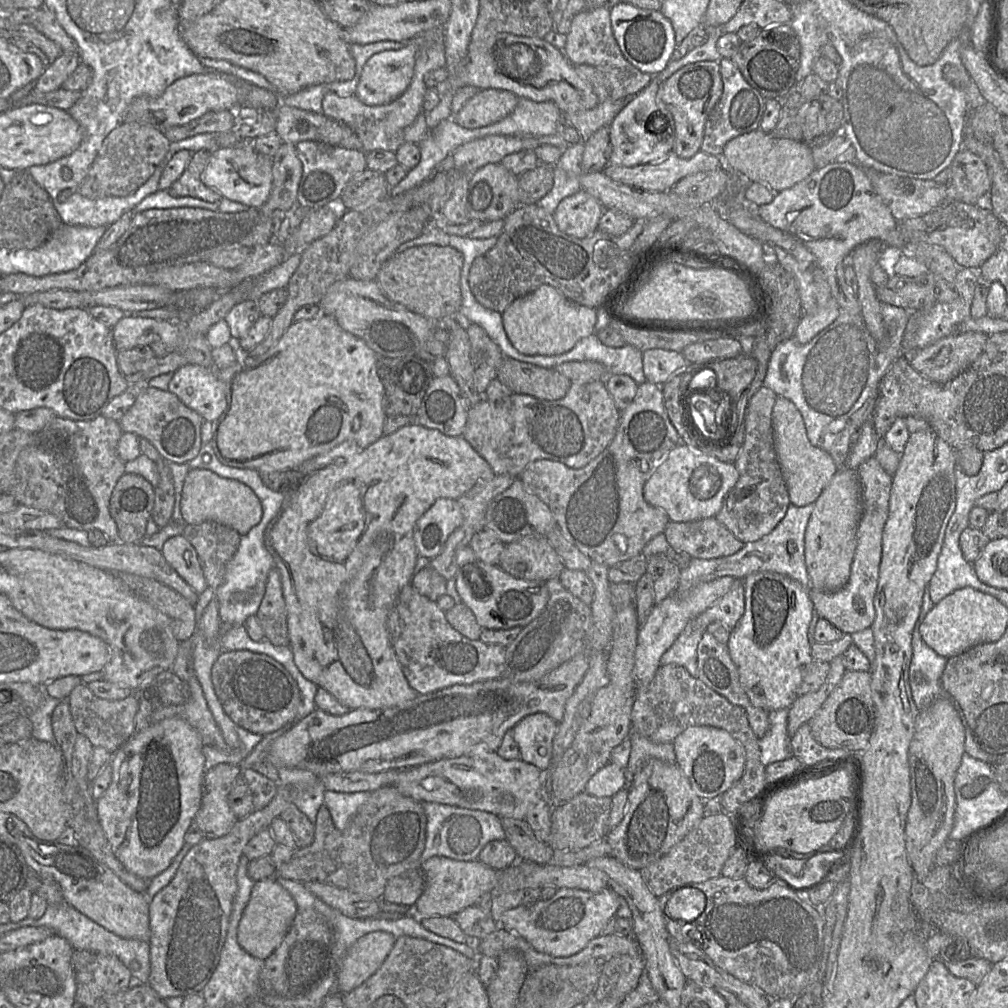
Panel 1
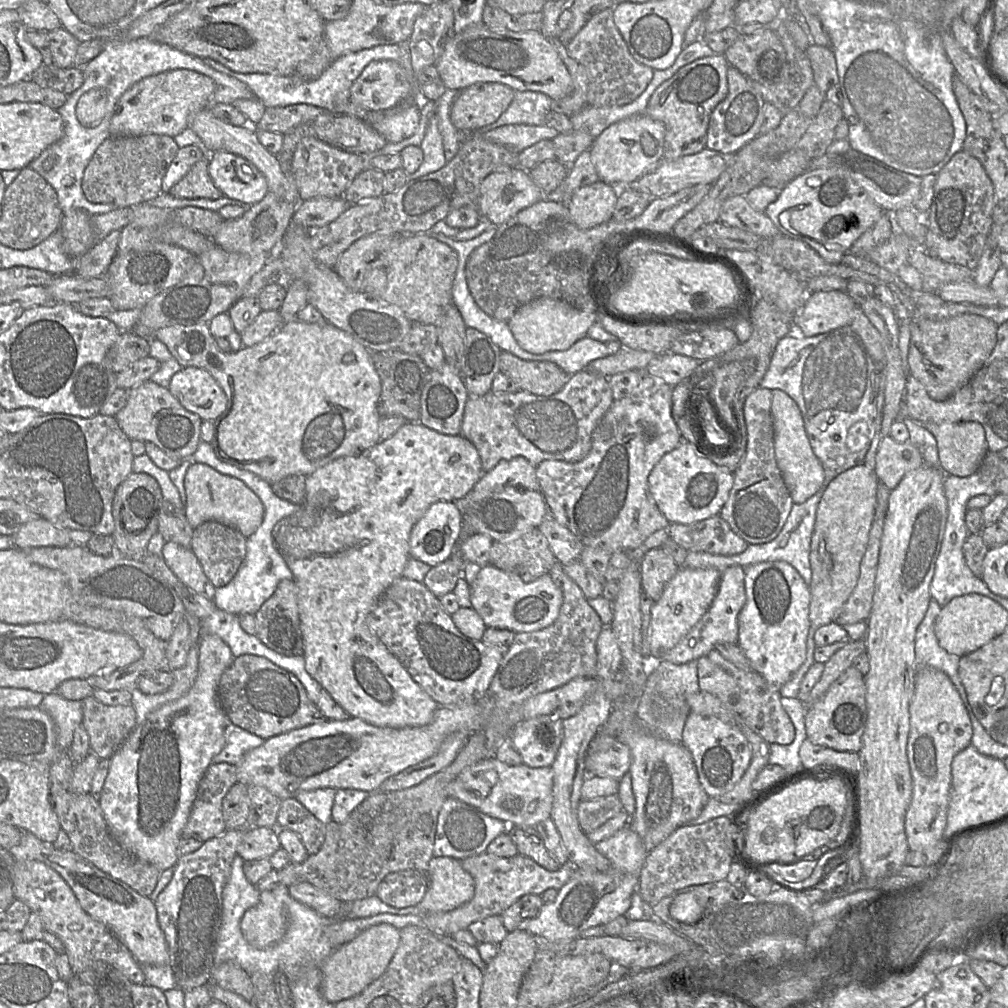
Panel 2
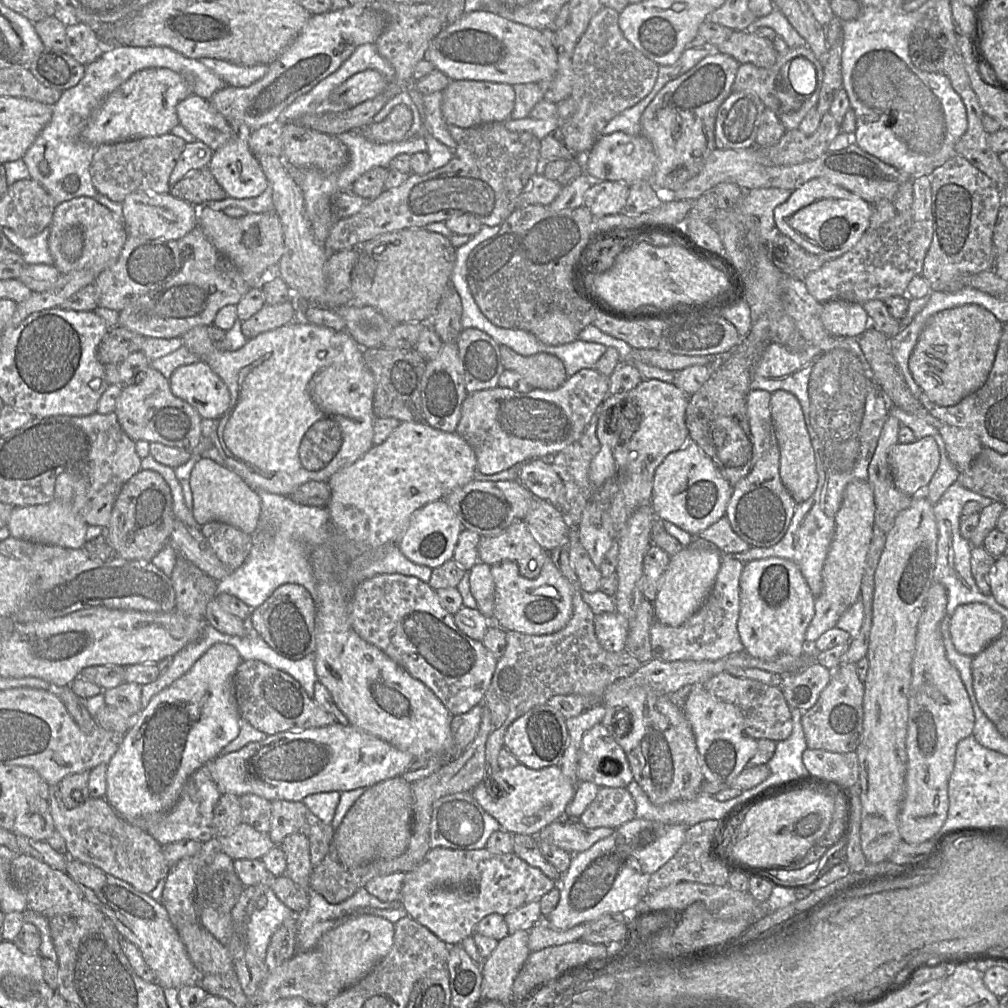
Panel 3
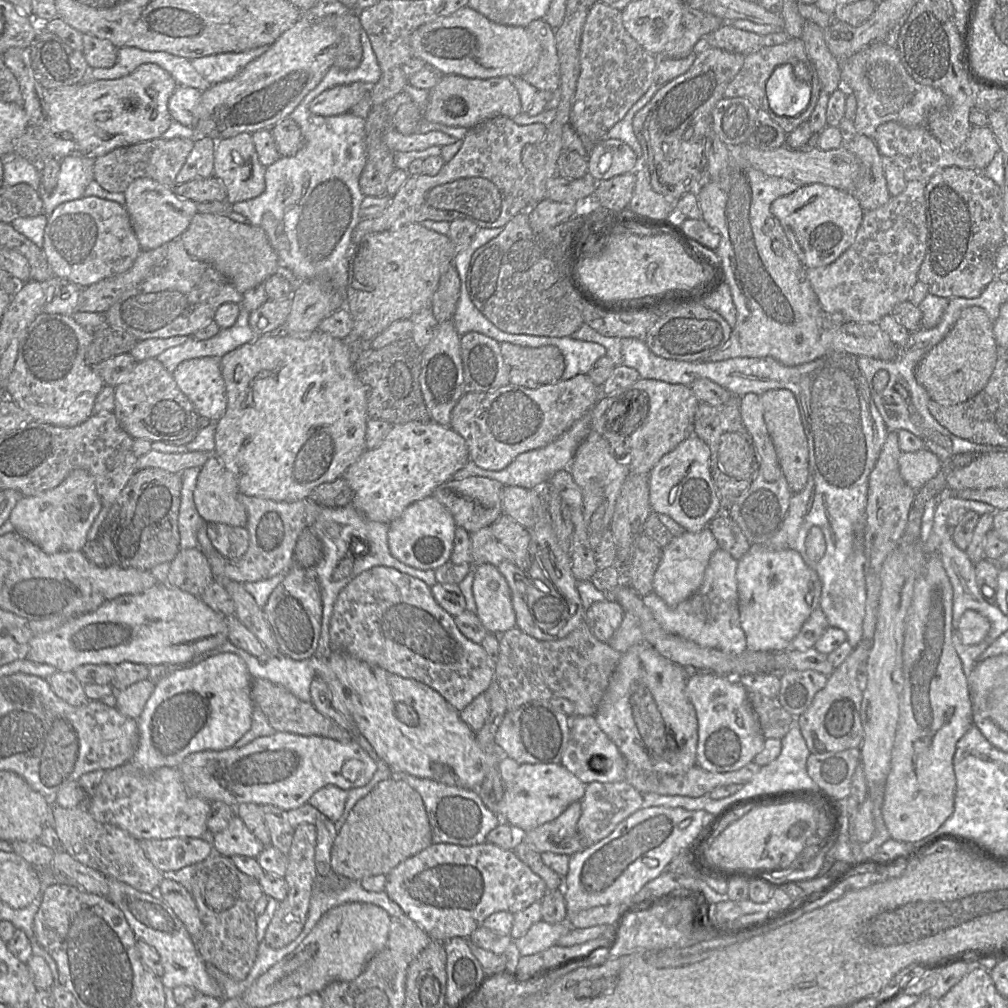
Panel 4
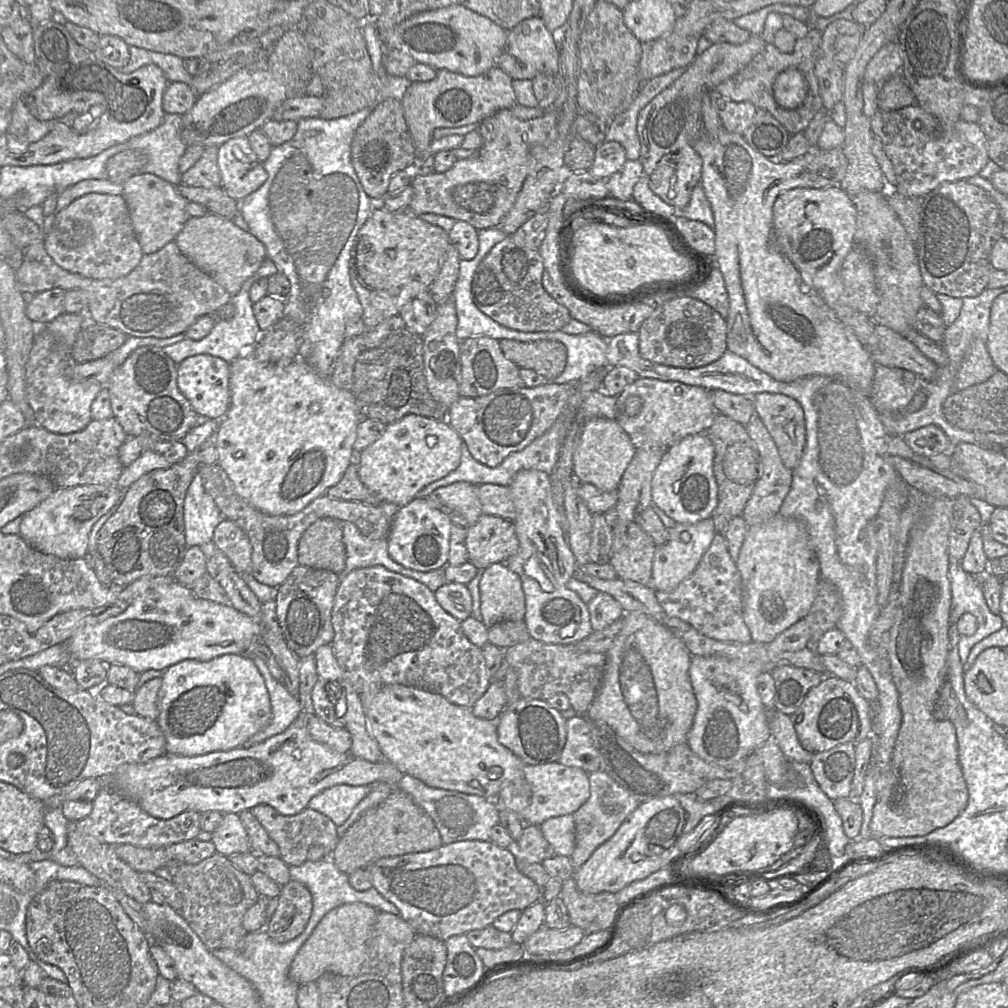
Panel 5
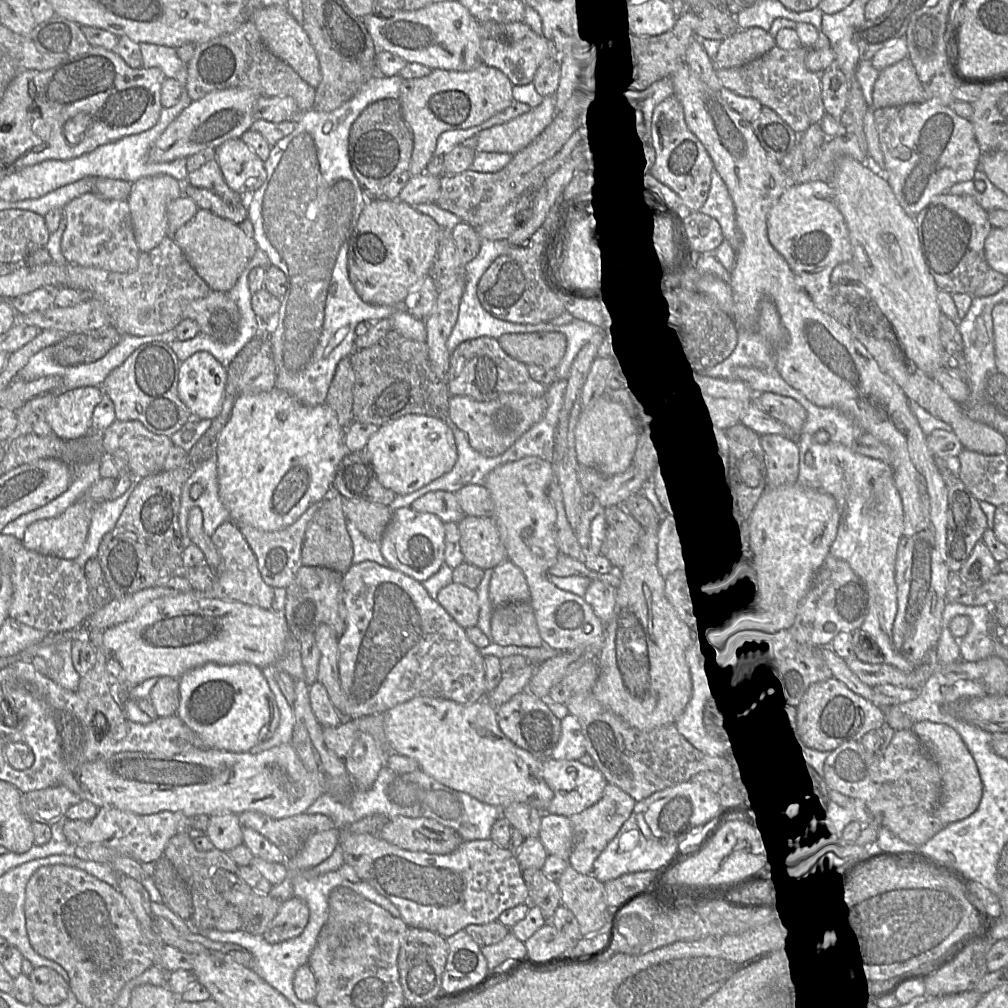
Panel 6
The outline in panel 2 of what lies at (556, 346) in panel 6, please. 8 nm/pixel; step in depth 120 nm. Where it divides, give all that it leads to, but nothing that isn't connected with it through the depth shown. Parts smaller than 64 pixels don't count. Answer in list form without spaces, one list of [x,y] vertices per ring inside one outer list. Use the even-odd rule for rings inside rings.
[[[506,351],[500,354],[500,372],[521,390],[540,396],[559,392],[571,377],[553,362],[523,360]]]

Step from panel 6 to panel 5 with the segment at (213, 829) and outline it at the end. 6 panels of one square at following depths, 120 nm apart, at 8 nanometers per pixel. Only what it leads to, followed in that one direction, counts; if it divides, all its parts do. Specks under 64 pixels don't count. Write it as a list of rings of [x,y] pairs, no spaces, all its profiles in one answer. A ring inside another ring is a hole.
[[[225,813],[221,824],[212,832],[216,851],[230,857],[251,851],[248,834],[237,813]]]

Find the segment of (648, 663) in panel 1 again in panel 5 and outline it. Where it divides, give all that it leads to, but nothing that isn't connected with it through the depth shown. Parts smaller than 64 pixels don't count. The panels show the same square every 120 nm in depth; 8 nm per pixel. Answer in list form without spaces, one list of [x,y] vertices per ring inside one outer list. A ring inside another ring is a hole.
[[[711,517],[694,524],[676,524],[668,532],[668,541],[656,547],[653,559],[650,585],[656,591],[670,592],[687,578],[699,564],[716,534]]]

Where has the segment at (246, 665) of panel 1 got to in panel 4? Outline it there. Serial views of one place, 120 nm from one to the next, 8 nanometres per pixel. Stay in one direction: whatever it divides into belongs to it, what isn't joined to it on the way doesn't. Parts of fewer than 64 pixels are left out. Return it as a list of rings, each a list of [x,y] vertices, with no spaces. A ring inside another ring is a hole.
[[[253,678],[251,697],[255,707],[259,707],[263,711],[269,724],[276,732],[288,732],[304,736],[321,736],[343,743],[353,739],[353,733],[351,731],[343,729],[332,719],[321,714],[311,702],[300,700],[286,688],[269,680]]]

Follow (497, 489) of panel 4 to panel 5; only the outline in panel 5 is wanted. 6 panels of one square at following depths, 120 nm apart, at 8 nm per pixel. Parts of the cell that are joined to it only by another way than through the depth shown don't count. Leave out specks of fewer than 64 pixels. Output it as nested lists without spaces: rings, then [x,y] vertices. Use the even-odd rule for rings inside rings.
[[[455,482],[439,487],[425,497],[428,504],[445,513],[453,524],[468,528],[483,514],[476,485]]]

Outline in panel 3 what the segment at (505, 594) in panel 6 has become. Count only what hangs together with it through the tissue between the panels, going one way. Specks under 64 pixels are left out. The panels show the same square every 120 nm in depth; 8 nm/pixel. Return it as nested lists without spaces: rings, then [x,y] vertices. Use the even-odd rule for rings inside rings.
[[[478,561],[469,570],[470,592],[477,603],[477,609],[489,620],[493,621],[495,607],[495,584],[491,574],[491,566]]]

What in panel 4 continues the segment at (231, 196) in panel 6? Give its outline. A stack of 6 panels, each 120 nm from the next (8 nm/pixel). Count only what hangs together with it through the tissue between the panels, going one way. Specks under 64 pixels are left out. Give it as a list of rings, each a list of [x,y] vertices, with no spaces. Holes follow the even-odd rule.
[[[199,137],[193,141],[194,146],[183,167],[175,178],[175,184],[183,184],[197,178],[209,178],[214,172],[214,149],[216,140]]]

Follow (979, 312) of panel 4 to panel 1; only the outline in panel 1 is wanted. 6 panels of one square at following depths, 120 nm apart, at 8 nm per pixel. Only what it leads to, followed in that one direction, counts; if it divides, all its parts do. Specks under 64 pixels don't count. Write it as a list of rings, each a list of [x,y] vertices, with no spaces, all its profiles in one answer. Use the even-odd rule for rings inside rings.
[[[982,332],[955,333],[917,350],[910,363],[925,378],[945,384],[980,356],[988,338]]]

